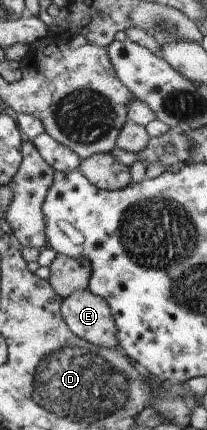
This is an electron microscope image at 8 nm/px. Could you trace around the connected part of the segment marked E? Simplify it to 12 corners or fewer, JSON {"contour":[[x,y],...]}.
{"contour":[[83,289],[62,298],[73,335],[124,351],[105,299]]}

